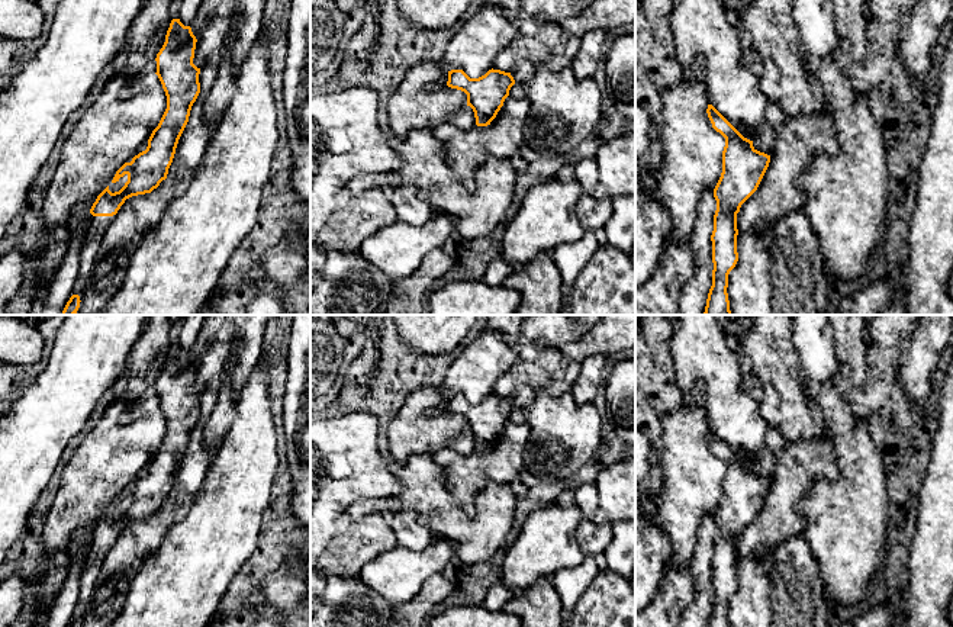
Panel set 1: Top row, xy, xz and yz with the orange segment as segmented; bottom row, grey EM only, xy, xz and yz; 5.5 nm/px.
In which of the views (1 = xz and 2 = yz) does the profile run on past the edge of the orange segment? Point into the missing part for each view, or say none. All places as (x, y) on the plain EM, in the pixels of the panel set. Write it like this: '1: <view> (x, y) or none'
1: none
2: none

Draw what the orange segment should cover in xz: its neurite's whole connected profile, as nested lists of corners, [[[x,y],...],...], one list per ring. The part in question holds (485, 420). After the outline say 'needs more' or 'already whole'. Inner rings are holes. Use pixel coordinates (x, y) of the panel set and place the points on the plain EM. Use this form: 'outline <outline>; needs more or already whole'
outline [[[493,393],[479,403],[470,403],[463,395],[451,395],[447,406],[448,412],[467,419],[467,431],[473,434],[477,451],[490,450],[513,409],[511,398]]]; already whole

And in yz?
outline [[[708,430],[706,438],[712,453],[725,463],[722,498],[714,514],[717,525],[711,560],[714,595],[706,627],[730,627],[728,599],[738,586],[737,538],[757,515],[770,480],[757,476],[753,466],[744,463],[712,430]]]; already whole

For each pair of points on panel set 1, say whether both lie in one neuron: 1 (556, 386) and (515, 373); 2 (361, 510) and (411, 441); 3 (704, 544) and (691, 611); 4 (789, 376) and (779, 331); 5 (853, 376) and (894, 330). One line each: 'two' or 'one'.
1: one
2: two
3: one
4: one
5: two

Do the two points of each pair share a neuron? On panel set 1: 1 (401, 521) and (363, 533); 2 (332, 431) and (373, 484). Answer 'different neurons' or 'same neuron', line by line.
1: different neurons
2: same neuron

